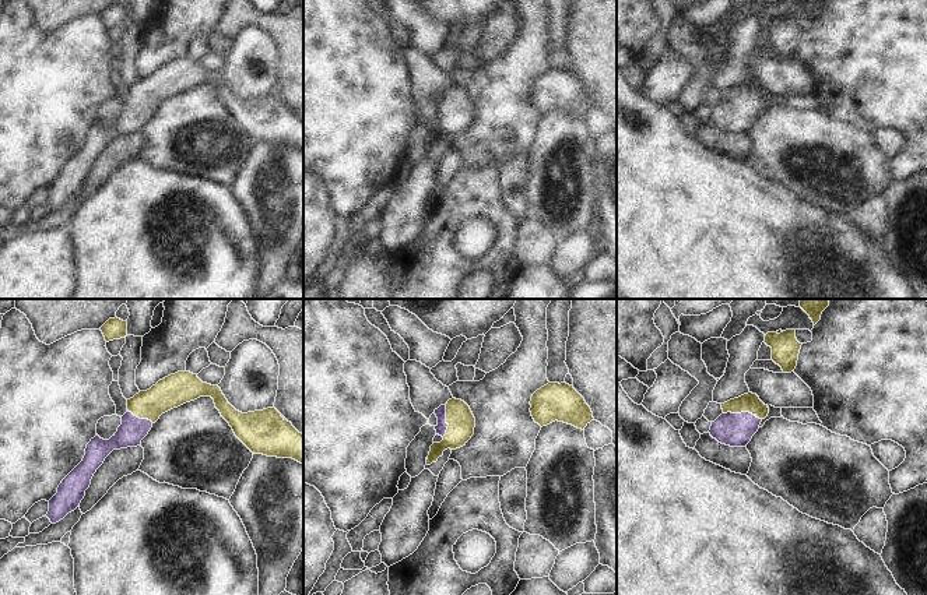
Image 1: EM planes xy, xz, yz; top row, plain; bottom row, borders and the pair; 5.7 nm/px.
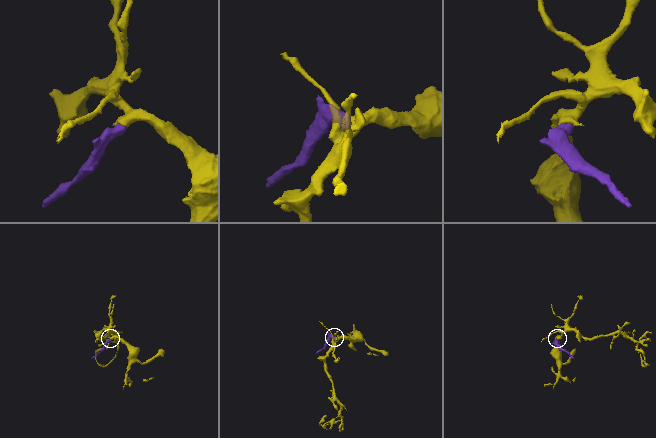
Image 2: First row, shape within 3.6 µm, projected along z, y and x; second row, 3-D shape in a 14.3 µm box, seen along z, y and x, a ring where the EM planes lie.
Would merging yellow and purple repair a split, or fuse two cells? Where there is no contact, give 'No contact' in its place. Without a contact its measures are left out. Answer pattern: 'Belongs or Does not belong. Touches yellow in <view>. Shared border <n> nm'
Belongs. Touches yellow in yz. Shared border 220 nm.

